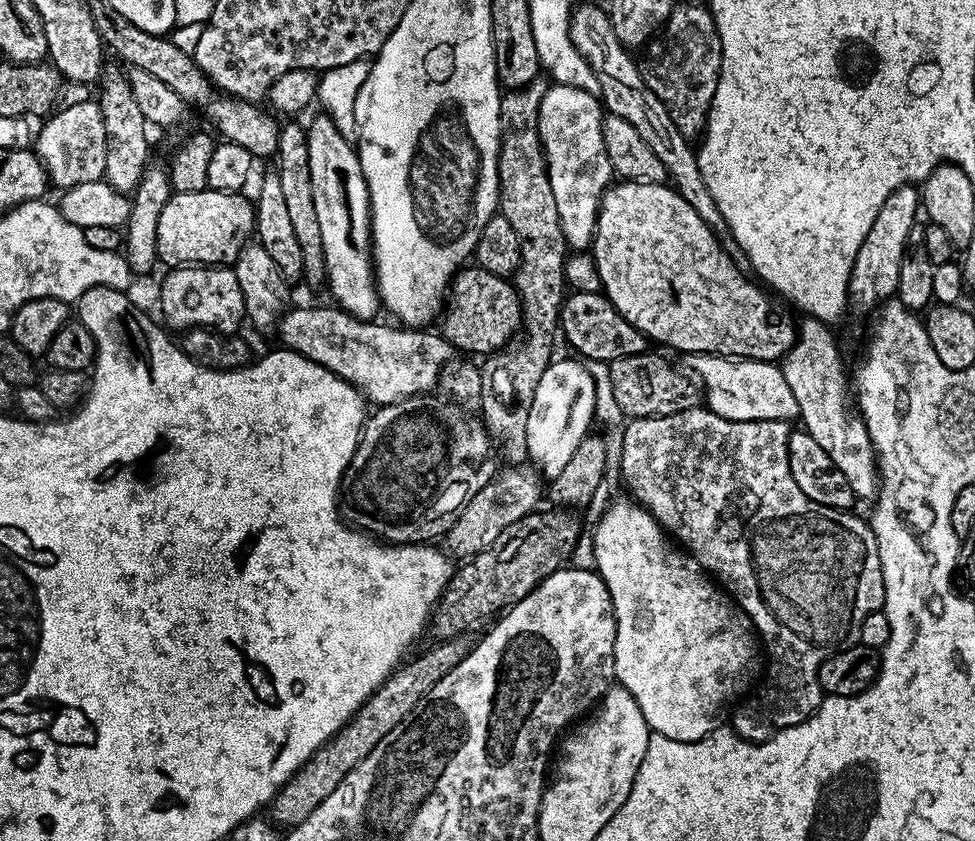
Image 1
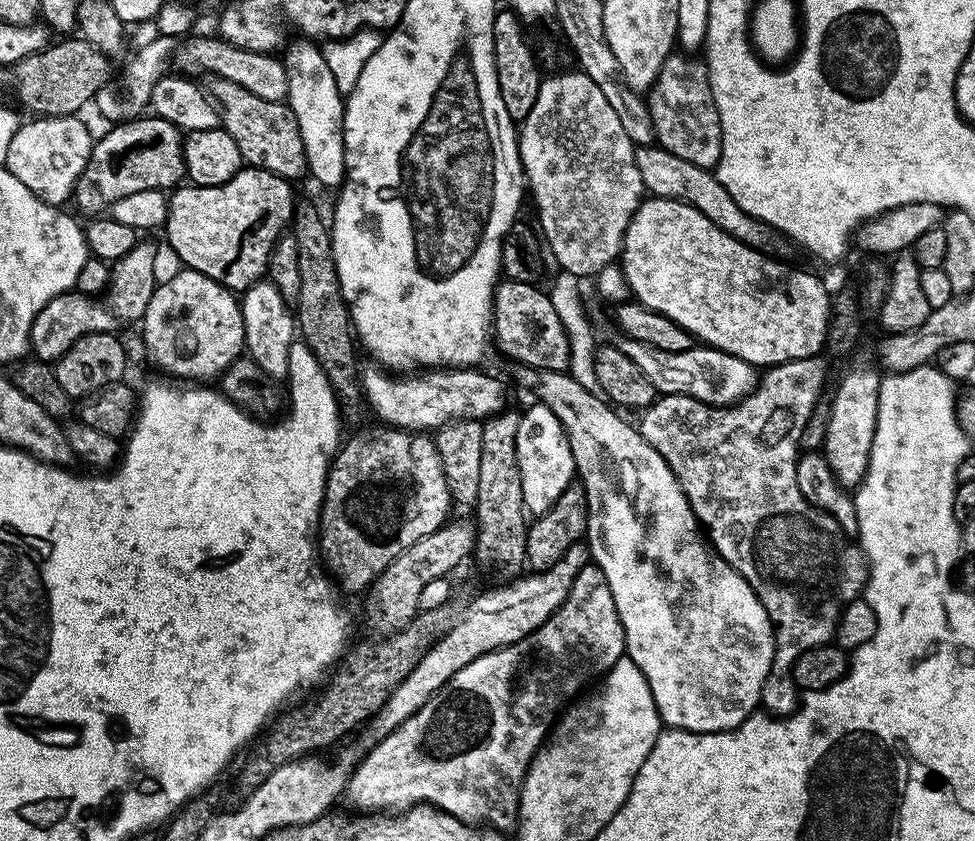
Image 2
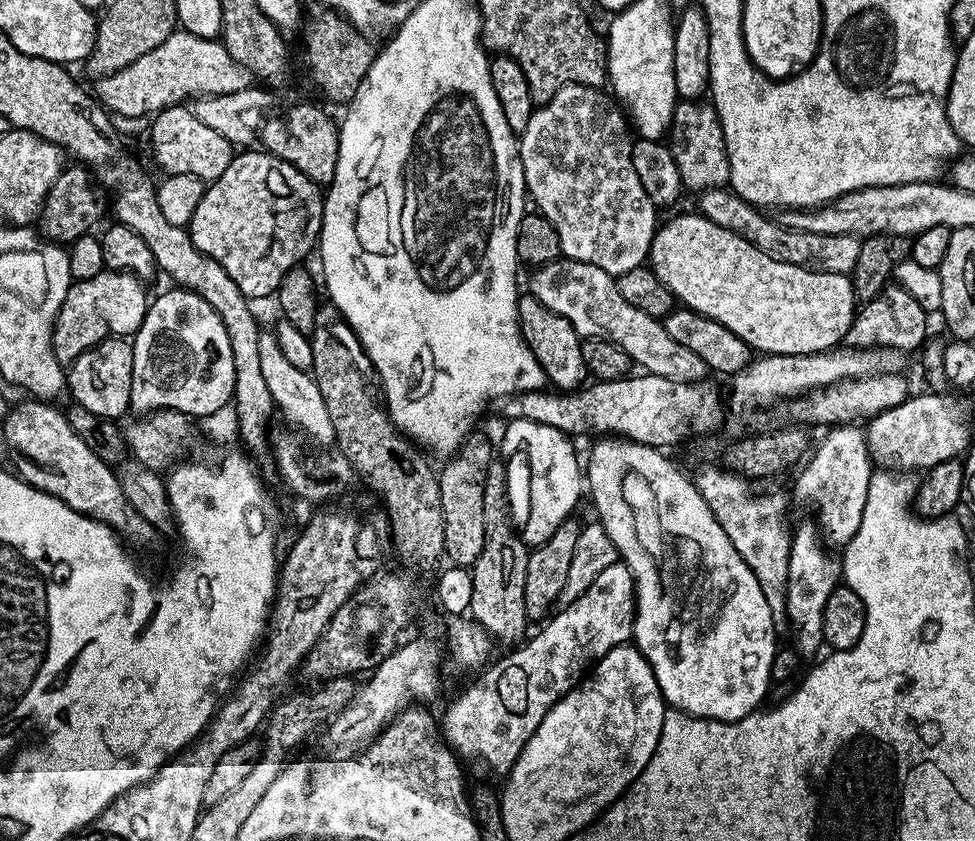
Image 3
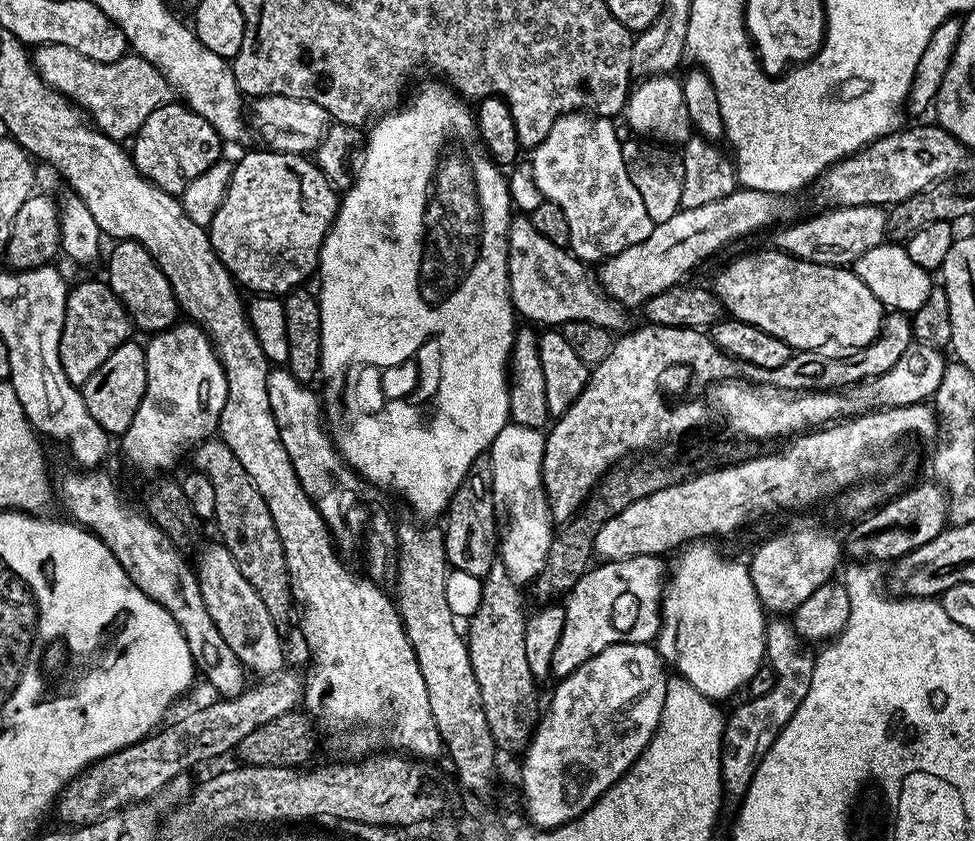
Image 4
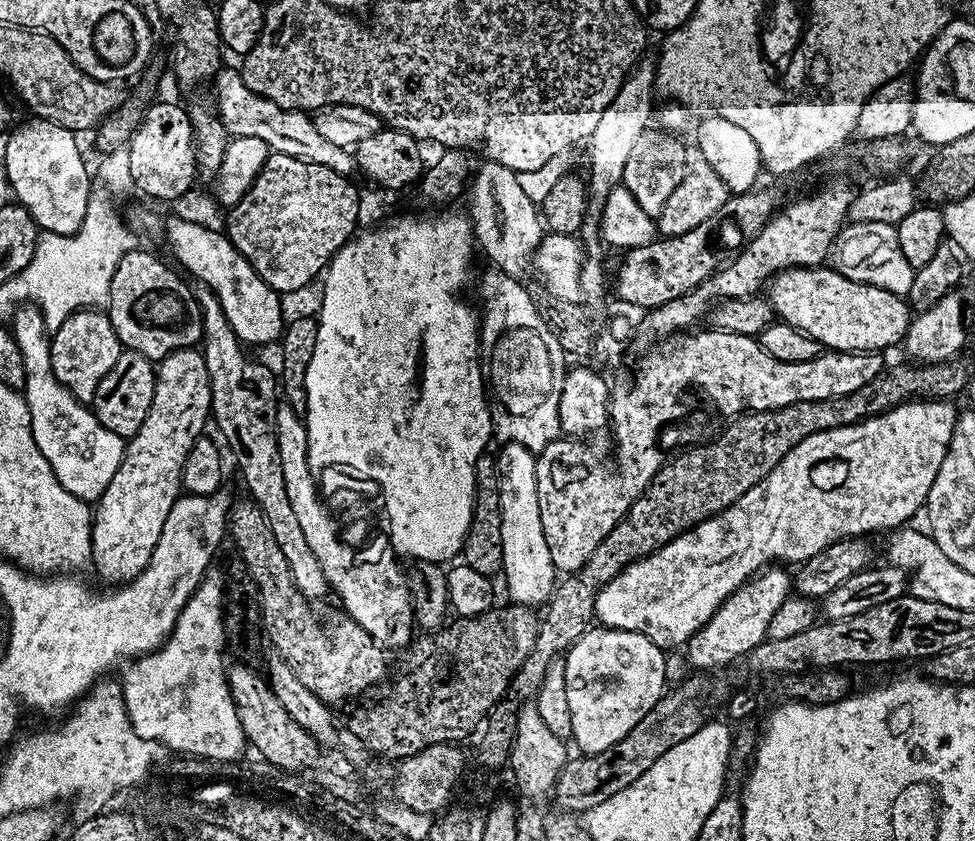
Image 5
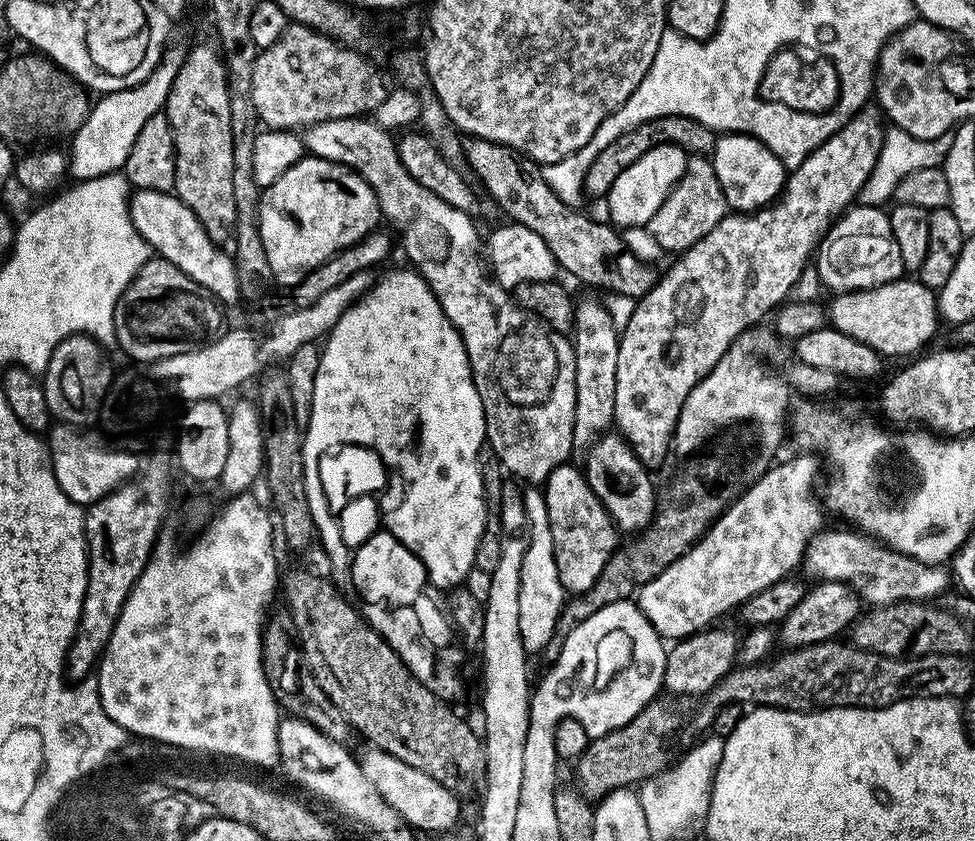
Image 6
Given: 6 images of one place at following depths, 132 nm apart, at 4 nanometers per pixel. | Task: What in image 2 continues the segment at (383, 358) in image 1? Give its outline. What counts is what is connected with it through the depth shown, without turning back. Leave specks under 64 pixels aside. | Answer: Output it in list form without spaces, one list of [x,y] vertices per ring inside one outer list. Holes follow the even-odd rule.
[[[380,366],[363,369],[362,392],[385,425],[409,432],[431,433],[457,420],[479,420],[496,415],[505,407],[504,384],[476,366],[445,366],[415,374],[393,374]]]

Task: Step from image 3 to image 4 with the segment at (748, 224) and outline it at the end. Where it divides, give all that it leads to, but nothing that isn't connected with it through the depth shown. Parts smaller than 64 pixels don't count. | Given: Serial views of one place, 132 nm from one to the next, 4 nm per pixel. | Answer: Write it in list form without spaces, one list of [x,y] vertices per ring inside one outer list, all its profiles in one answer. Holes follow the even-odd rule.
[[[863,204],[862,206],[832,206],[829,212],[820,212],[809,220],[797,219],[789,223],[785,232],[776,236],[775,247],[788,255],[814,262],[815,264],[835,264],[837,266],[855,265],[866,250],[885,243],[887,211],[879,204]]]

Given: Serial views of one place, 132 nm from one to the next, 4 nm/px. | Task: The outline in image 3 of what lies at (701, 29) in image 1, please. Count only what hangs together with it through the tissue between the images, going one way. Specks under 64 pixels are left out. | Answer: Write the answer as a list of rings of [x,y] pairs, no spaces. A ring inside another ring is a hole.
[[[703,99],[680,100],[674,110],[672,126],[668,129],[666,136],[671,141],[674,162],[678,162],[680,182],[685,189],[722,188],[728,184],[730,158],[726,150],[720,116],[711,103]]]

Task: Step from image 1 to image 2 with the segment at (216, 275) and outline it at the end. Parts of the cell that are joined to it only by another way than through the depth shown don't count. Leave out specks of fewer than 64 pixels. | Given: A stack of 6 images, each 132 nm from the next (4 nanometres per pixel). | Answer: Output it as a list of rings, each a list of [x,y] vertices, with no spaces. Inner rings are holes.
[[[184,268],[173,274],[169,280],[161,279],[157,283],[154,294],[150,298],[150,306],[146,306],[146,314],[142,321],[144,327],[144,352],[148,355],[148,360],[157,368],[157,373],[163,374],[168,378],[175,378],[180,382],[212,382],[215,381],[224,371],[226,366],[233,364],[238,357],[245,351],[244,347],[244,319],[242,318],[242,310],[240,309],[240,300],[237,293],[230,288],[223,288],[218,282],[214,282],[214,278],[206,278],[206,274],[196,272],[193,268]]]

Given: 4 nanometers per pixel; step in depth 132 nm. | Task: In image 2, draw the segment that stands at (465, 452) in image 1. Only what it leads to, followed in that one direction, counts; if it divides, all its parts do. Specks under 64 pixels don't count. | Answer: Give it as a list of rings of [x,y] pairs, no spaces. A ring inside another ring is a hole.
[[[391,426],[378,427],[356,432],[341,443],[330,460],[324,501],[320,507],[318,556],[323,567],[335,577],[345,593],[363,593],[371,588],[382,570],[386,570],[386,566],[390,566],[402,550],[410,550],[418,538],[434,534],[434,530],[444,527],[453,511],[452,495],[435,439],[422,432],[409,432]]]

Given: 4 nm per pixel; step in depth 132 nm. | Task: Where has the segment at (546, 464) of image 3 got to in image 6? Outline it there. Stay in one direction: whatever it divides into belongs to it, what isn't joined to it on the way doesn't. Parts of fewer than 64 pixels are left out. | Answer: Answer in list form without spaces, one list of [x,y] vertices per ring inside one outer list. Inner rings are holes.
[[[528,486],[523,489],[522,495],[524,497],[524,509],[528,515],[526,529],[528,549],[526,550],[526,558],[522,558],[522,590],[518,590],[518,627],[522,629],[524,649],[529,654],[540,654],[550,642],[550,638],[556,635],[556,623],[561,610],[564,609],[566,593],[558,578],[558,566],[554,562],[554,538],[550,538],[550,522],[546,514],[543,491],[539,487]]]

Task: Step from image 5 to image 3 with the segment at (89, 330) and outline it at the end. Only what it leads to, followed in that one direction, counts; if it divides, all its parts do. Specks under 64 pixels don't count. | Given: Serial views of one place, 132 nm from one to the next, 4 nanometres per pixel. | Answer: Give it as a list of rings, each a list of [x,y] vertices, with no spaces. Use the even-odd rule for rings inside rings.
[[[105,270],[94,278],[73,282],[52,324],[54,358],[62,366],[73,364],[86,350],[109,338],[128,338],[136,333],[148,313],[150,295],[145,281],[133,272]]]

